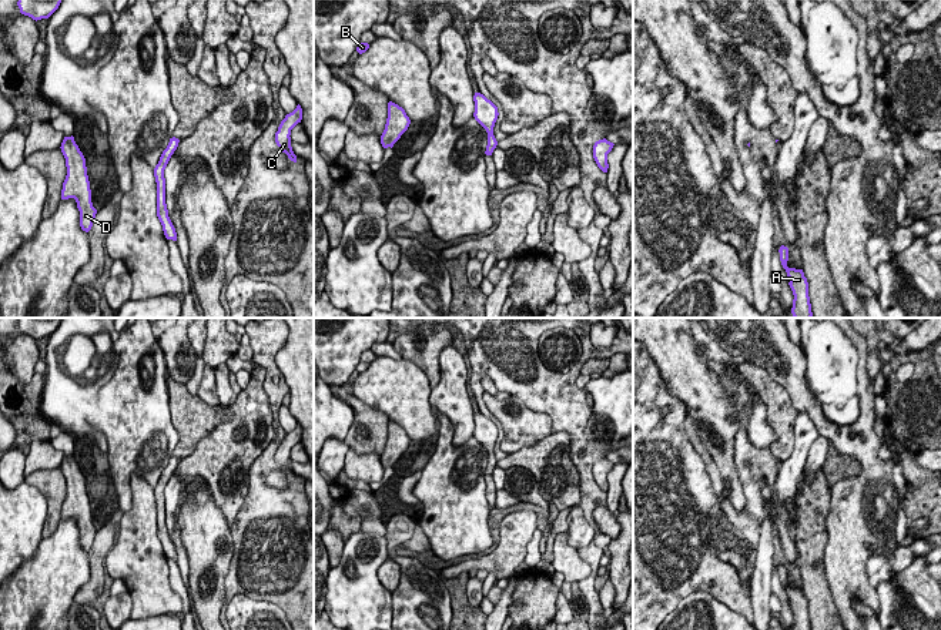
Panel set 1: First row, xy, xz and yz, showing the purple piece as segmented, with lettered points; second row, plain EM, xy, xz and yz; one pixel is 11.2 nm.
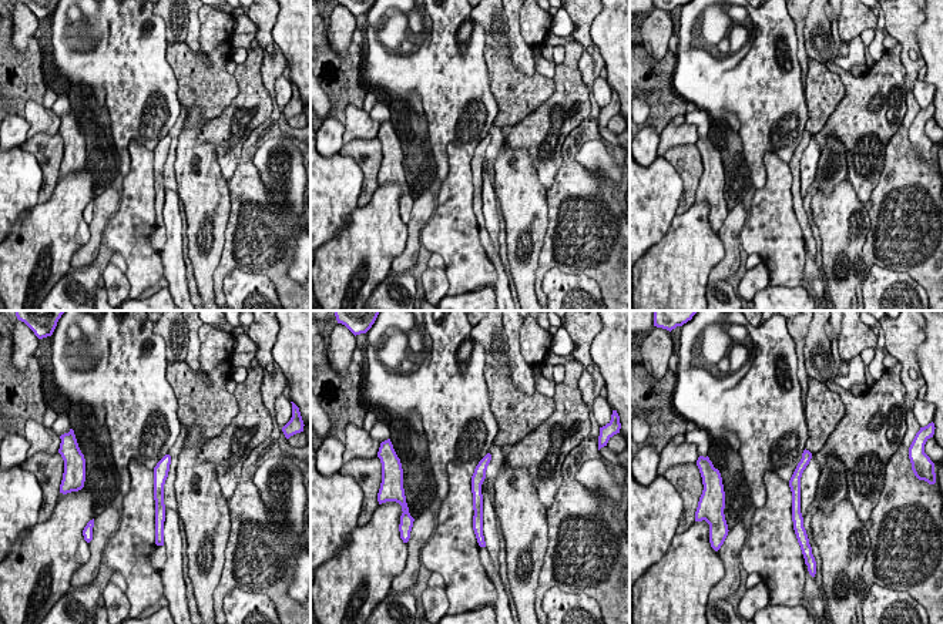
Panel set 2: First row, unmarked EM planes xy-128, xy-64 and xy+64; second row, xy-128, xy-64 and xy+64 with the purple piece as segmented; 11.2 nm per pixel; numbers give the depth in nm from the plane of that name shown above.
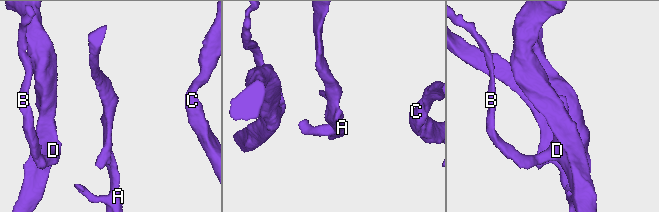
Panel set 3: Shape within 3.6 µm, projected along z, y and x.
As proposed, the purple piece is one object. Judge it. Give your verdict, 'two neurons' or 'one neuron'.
one neuron

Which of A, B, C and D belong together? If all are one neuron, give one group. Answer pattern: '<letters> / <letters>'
A B C D

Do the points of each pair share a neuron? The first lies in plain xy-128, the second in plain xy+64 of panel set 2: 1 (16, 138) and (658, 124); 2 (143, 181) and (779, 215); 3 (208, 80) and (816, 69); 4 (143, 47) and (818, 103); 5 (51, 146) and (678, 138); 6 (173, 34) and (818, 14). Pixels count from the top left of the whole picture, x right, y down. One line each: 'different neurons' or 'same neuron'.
1: different neurons
2: same neuron
3: same neuron
4: different neurons
5: different neurons
6: same neuron

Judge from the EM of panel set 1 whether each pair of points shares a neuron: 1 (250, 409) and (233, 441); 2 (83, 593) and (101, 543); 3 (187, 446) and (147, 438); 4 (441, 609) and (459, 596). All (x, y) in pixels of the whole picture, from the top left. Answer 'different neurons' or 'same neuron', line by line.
1: same neuron
2: same neuron
3: different neurons
4: different neurons

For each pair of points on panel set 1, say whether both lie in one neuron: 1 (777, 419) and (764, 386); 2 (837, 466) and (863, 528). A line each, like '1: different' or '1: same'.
1: same
2: different

